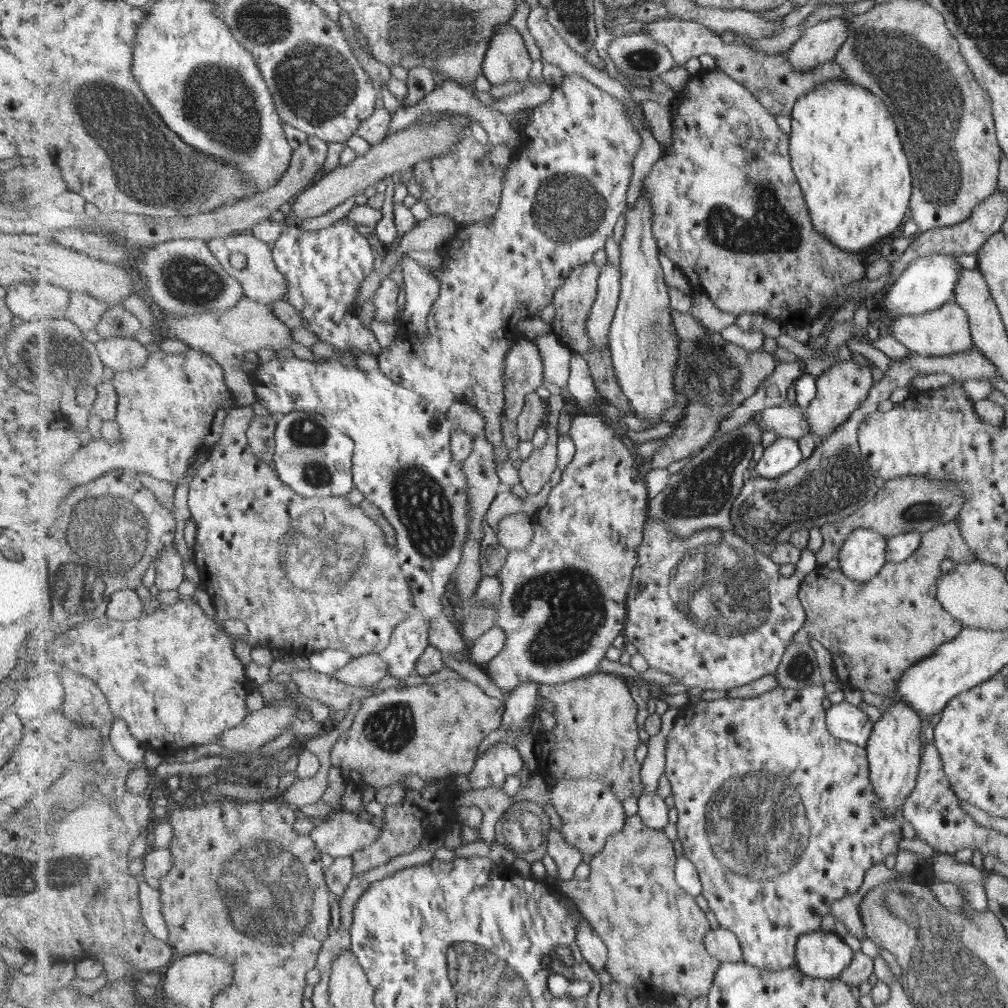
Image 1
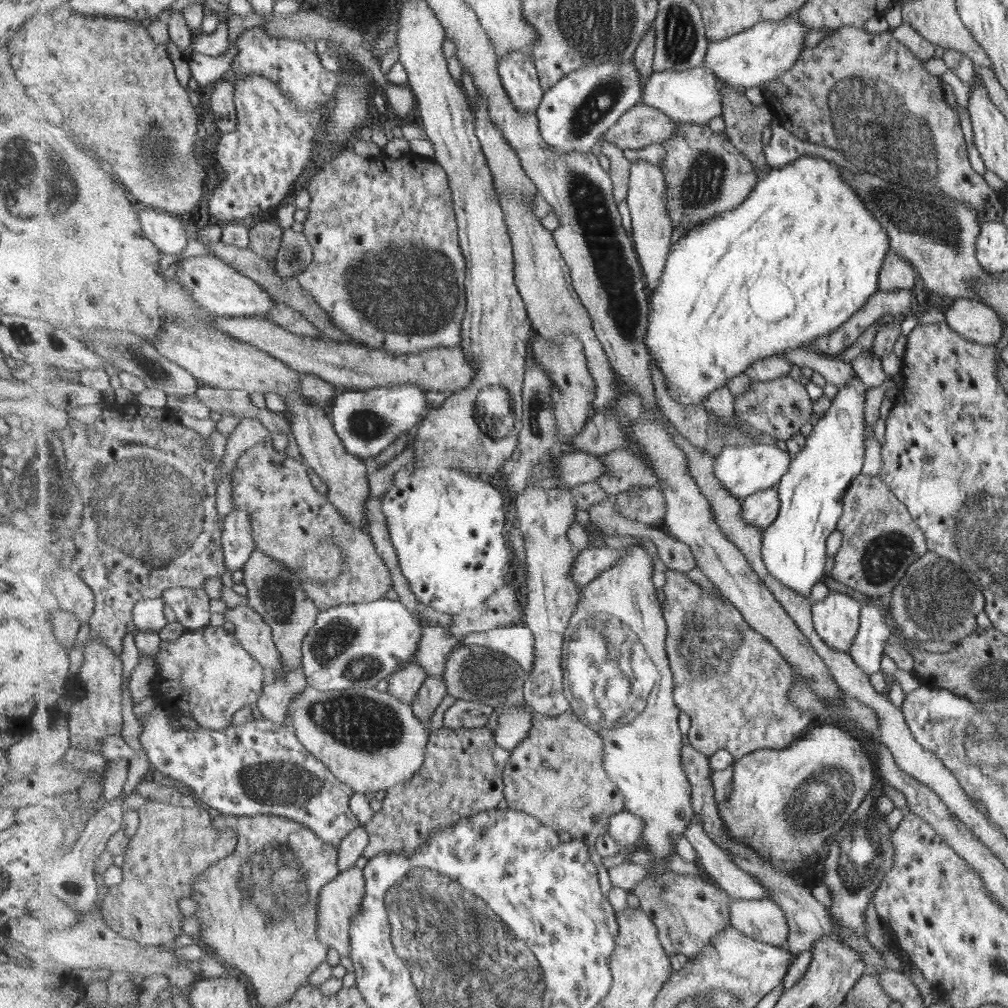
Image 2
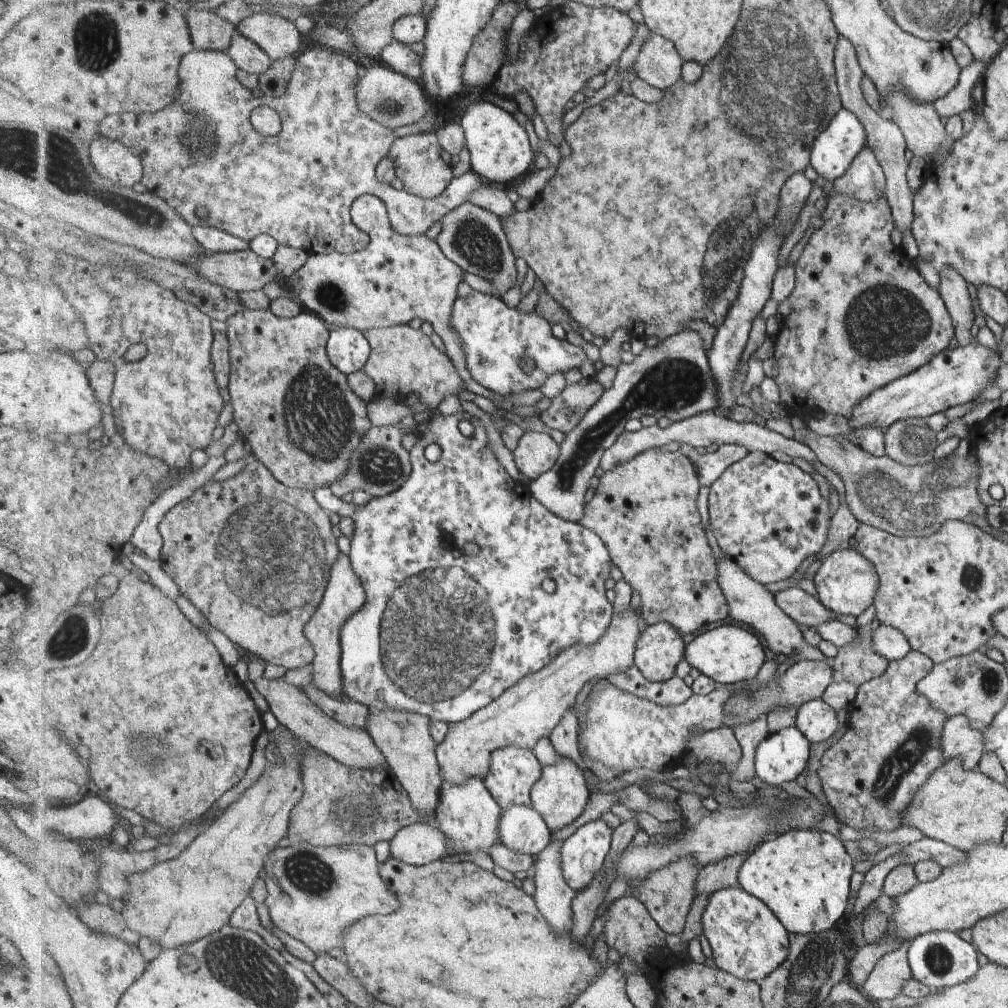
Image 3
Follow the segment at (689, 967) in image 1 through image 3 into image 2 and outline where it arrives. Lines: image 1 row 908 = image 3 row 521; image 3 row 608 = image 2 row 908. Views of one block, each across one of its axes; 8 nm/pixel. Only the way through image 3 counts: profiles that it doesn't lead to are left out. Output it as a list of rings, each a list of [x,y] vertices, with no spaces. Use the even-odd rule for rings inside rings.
[[[671,871],[665,875],[649,874],[635,887],[633,893],[639,899],[641,908],[651,916],[652,922],[657,925],[662,946],[670,957],[677,953],[693,958],[705,946],[708,946],[713,938],[723,933],[723,930],[731,925],[730,904],[733,900],[729,897],[729,893],[717,886],[707,876],[681,875]]]

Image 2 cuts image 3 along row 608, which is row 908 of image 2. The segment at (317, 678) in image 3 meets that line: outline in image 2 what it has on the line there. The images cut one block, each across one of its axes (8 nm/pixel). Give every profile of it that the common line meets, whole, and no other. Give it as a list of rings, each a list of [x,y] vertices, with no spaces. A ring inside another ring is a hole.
[[[355,866],[347,871],[341,871],[333,882],[325,886],[321,890],[321,902],[319,902],[319,919],[317,927],[317,935],[321,938],[321,942],[332,947],[341,956],[351,955],[351,923],[355,916],[361,914],[363,910],[363,902],[366,896],[367,882],[365,882],[365,874],[363,869]]]

